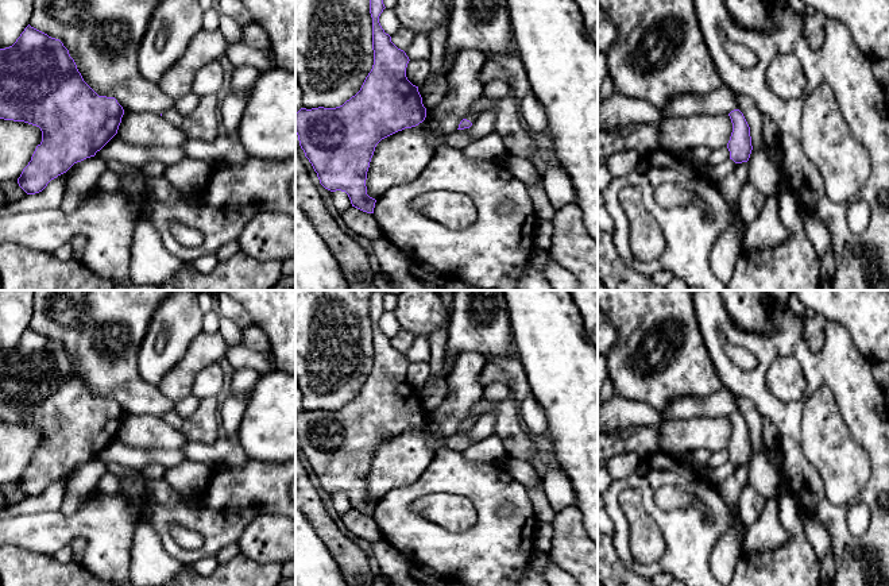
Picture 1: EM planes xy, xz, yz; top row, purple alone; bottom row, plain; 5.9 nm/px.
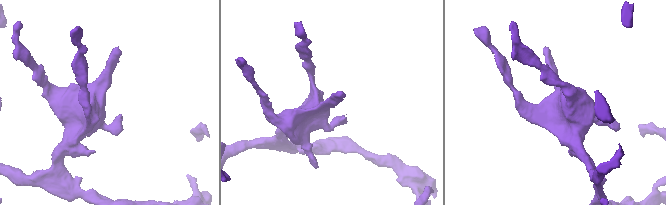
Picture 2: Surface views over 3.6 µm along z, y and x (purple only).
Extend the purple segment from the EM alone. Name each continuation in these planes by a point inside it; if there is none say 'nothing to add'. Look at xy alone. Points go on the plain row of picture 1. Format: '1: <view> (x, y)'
nothing to add

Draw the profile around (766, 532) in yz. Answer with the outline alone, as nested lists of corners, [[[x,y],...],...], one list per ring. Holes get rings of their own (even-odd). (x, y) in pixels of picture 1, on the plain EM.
[[[774,496],[765,501],[759,517],[754,523],[745,525],[742,554],[777,550],[792,539],[778,516],[778,497]]]

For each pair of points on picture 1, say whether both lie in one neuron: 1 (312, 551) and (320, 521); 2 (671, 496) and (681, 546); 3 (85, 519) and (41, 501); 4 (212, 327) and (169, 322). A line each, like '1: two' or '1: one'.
1: two
2: two
3: two
4: two

